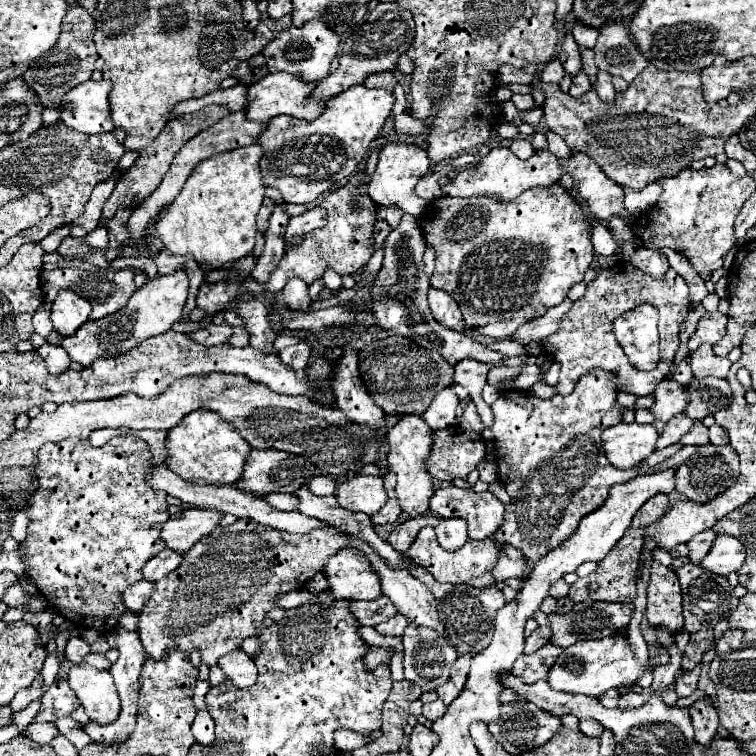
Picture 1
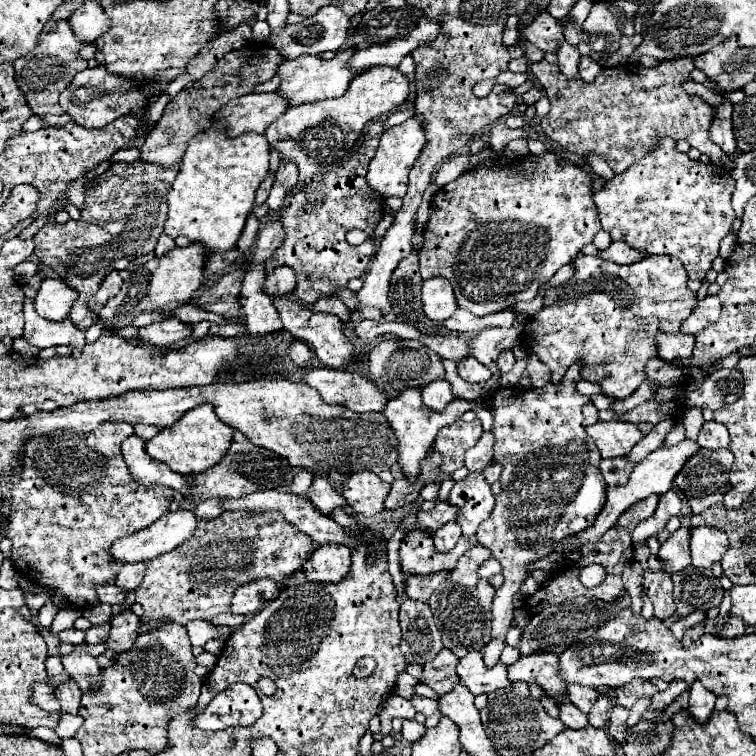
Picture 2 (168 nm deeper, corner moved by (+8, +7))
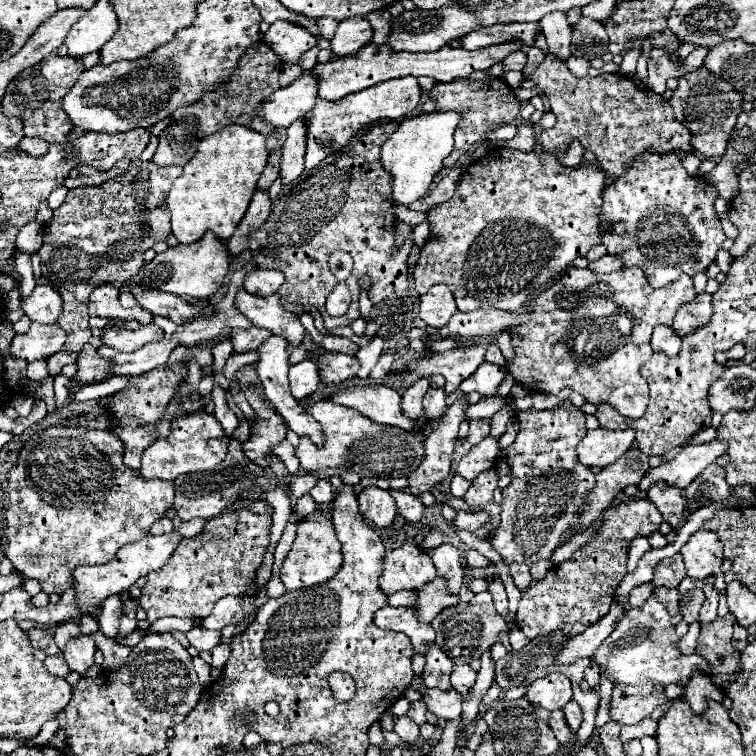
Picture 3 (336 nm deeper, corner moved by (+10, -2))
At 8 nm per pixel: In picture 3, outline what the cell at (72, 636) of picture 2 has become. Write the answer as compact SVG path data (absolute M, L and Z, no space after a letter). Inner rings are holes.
M62 622L62 624L56 626L54 642L56 642L56 646L62 650L68 640L72 640L74 636L80 636L80 634L82 634L82 632L80 632L80 628L78 628L76 622Z

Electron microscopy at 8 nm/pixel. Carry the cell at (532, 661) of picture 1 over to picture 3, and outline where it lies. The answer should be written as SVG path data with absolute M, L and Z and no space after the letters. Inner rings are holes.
M546 674L526 688L524 698L540 708L554 712L572 700L572 686L564 674Z

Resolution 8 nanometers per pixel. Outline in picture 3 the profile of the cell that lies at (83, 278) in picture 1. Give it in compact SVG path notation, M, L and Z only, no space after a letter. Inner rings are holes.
M104 284L94 288L88 304L90 316L104 318L122 318L122 320L140 320L142 324L152 322L152 316L146 310L126 310L118 300L118 288L112 284Z

